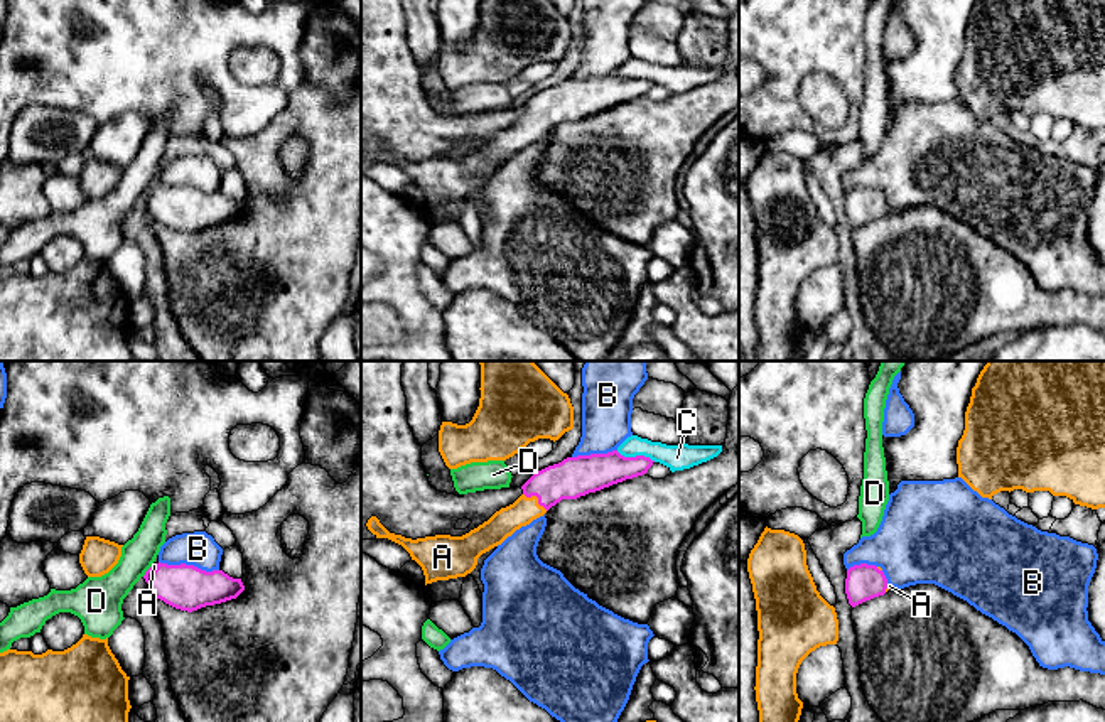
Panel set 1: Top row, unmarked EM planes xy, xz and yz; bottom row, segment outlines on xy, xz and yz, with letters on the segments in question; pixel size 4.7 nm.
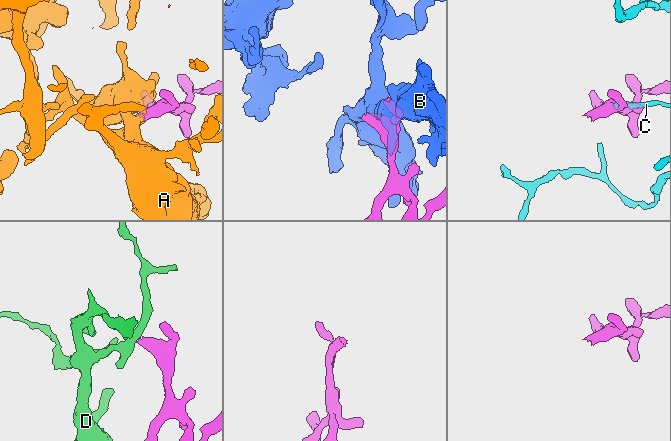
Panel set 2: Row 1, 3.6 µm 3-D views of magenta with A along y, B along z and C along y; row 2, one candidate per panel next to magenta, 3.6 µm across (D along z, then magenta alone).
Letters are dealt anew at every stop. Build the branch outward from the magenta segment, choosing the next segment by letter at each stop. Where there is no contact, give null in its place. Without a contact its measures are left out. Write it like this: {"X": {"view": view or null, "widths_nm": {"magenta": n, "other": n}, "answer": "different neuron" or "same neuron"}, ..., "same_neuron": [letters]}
{"A": {"view": "xz", "widths_nm": {"magenta": 190, "other": 140}, "answer": "same neuron"}, "B": {"view": "xy", "widths_nm": {"magenta": 220, "other": 170}, "answer": "different neuron"}, "C": {"view": "xz", "widths_nm": {"magenta": 180, "other": 120}, "answer": "different neuron"}, "D": {"view": "xy", "widths_nm": {"magenta": 220, "other": 190}, "answer": "different neuron"}, "same_neuron": ["A"]}

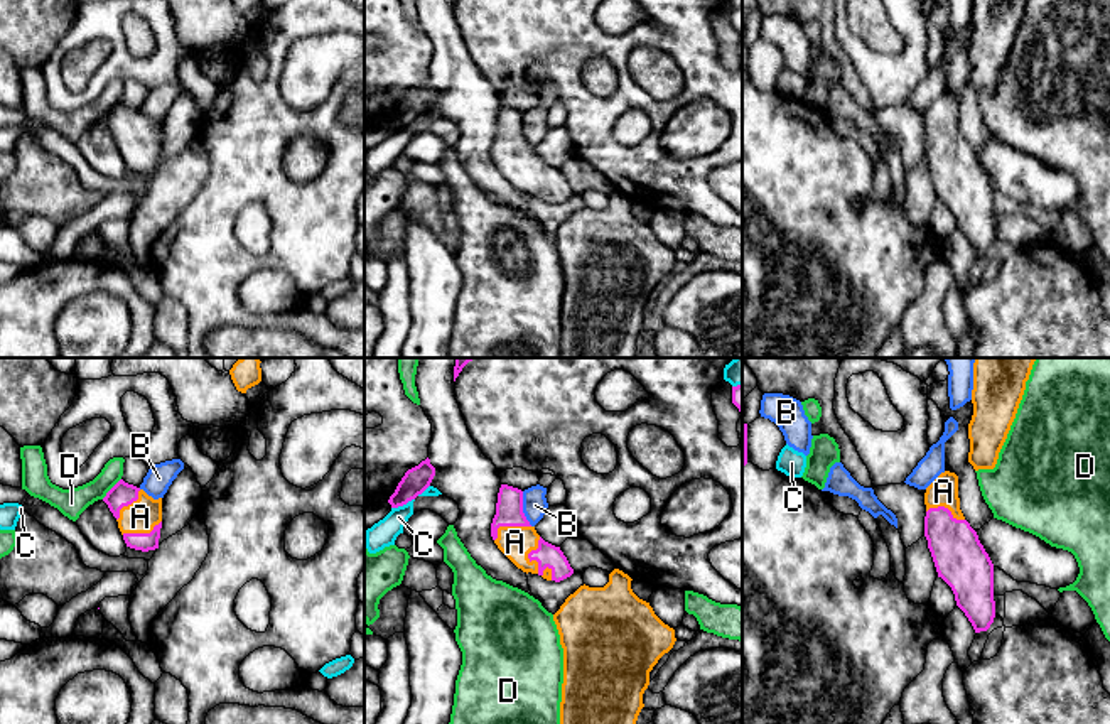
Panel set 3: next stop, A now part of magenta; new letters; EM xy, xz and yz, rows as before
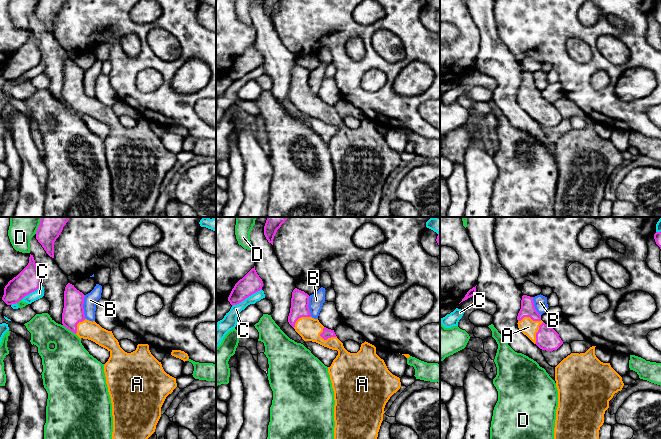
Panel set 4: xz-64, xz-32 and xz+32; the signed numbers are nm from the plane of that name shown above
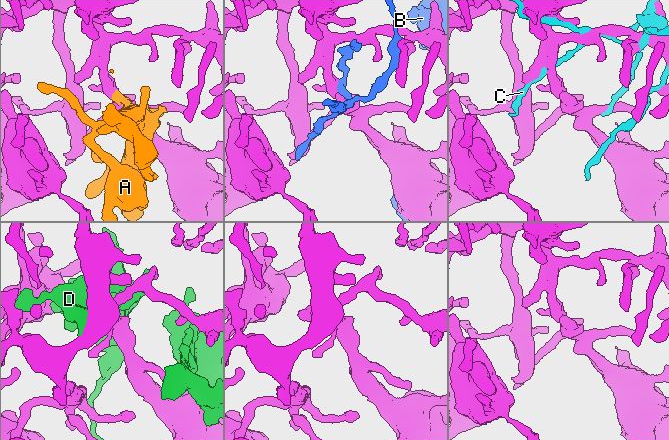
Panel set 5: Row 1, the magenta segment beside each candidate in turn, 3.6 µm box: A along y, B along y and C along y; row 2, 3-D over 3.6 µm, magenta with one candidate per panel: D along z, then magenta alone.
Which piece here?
{"A": {"view": "xz", "widths_nm": {"magenta": 110, "other": 160}, "answer": "same neuron"}, "B": {"view": "xz", "widths_nm": {"magenta": 130, "other": 120}, "answer": "different neuron"}, "C": {"view": "xz", "widths_nm": {"magenta": 120, "other": 130}, "answer": "different neuron"}, "D": {"view": "xy", "widths_nm": {"magenta": 110, "other": 140}, "answer": "different neuron"}, "same_neuron": ["A"]}

